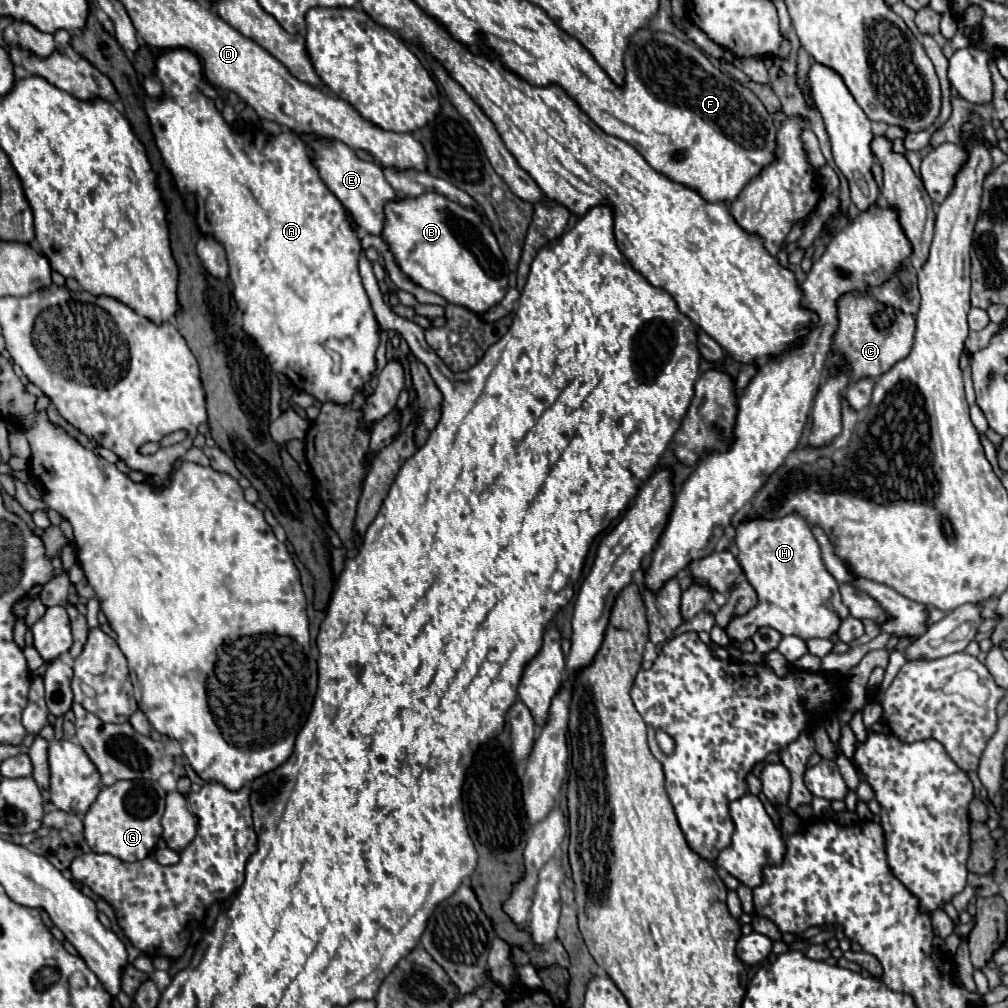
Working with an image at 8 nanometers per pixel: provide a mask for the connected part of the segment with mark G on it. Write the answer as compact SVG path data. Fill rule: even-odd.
M116 781L104 787L84 817L84 837L94 853L108 853L122 861L146 859L160 841L164 799L148 781Z

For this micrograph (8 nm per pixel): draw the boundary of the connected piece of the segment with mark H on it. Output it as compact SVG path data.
M798 513L780 519L756 517L752 521L740 521L734 543L744 575L758 593L758 605L736 621L730 621L726 633L732 643L750 639L760 627L772 627L782 635L796 635L800 639L828 639L850 615L842 603L838 581L824 567L820 545L808 521Z

